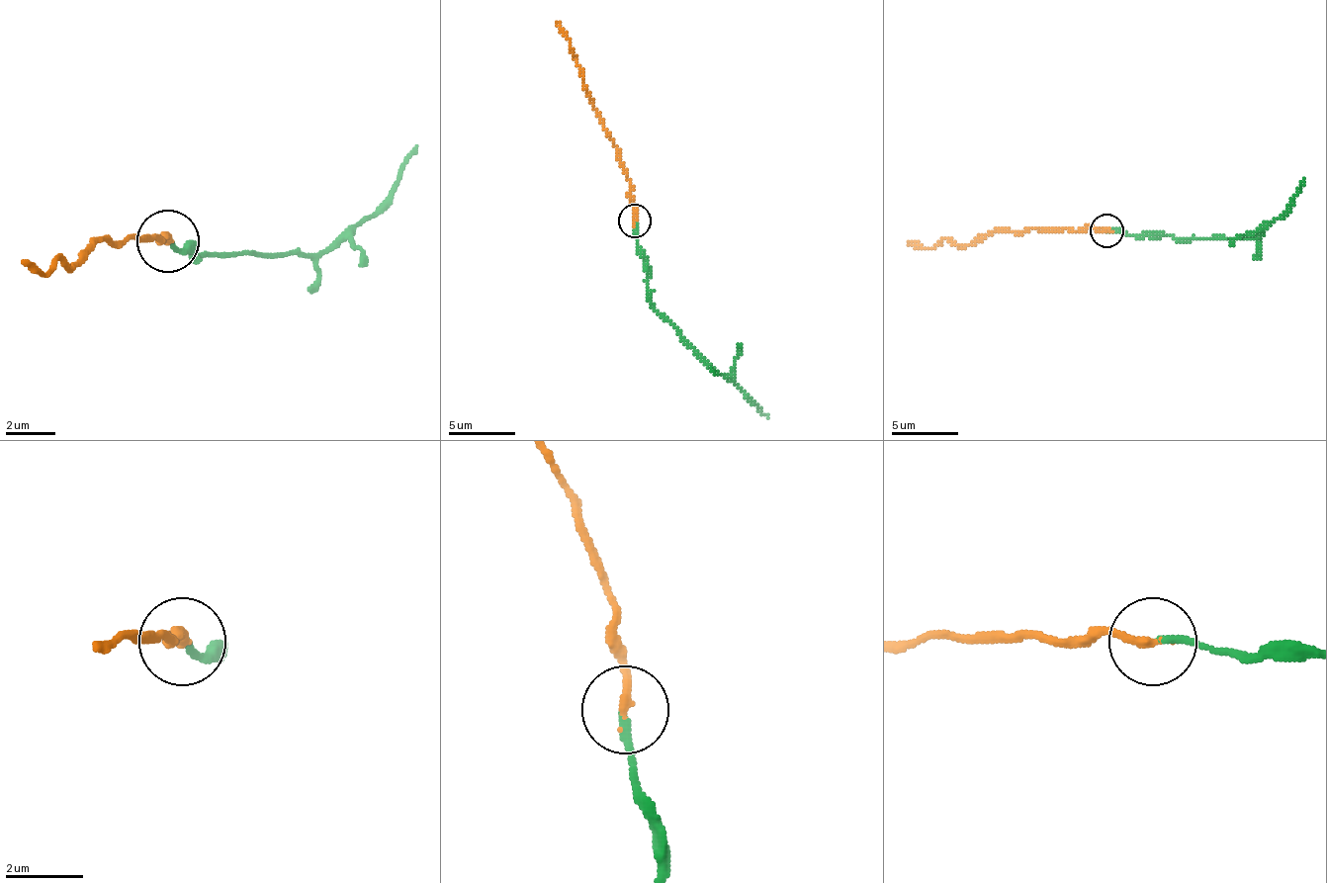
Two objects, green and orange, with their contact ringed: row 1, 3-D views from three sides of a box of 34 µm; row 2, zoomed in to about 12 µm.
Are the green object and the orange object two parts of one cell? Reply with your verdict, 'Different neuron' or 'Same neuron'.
Different neuron

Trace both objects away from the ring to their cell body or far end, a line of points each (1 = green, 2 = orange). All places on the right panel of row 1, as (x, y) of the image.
1: (1105, 231), (1190, 238), (1257, 238), (1290, 205), (1303, 178)
2: (1105, 231), (1035, 228), (995, 231), (968, 245), (941, 238), (931, 248), (919, 248), (908, 241)

